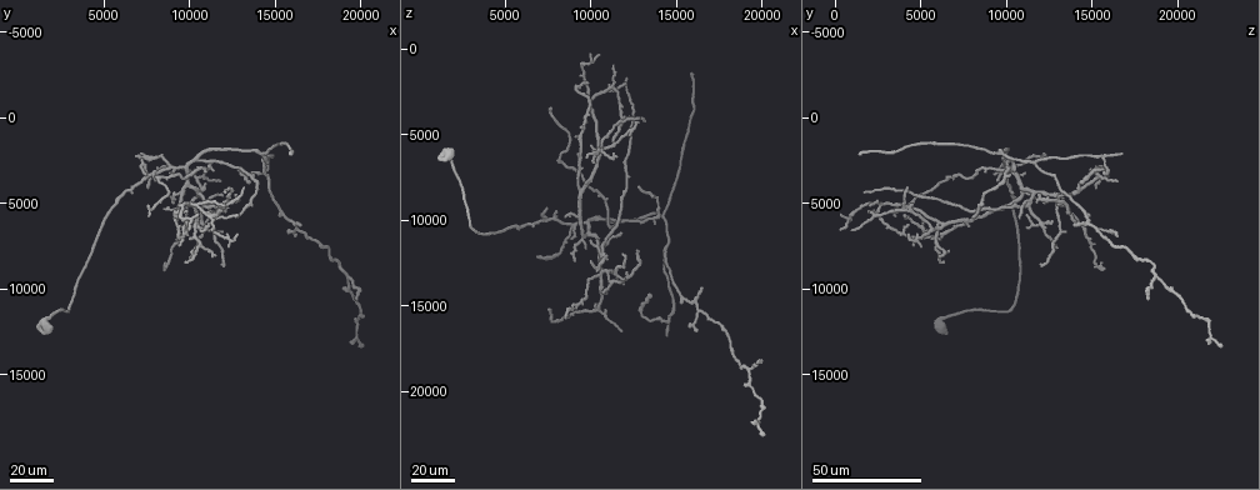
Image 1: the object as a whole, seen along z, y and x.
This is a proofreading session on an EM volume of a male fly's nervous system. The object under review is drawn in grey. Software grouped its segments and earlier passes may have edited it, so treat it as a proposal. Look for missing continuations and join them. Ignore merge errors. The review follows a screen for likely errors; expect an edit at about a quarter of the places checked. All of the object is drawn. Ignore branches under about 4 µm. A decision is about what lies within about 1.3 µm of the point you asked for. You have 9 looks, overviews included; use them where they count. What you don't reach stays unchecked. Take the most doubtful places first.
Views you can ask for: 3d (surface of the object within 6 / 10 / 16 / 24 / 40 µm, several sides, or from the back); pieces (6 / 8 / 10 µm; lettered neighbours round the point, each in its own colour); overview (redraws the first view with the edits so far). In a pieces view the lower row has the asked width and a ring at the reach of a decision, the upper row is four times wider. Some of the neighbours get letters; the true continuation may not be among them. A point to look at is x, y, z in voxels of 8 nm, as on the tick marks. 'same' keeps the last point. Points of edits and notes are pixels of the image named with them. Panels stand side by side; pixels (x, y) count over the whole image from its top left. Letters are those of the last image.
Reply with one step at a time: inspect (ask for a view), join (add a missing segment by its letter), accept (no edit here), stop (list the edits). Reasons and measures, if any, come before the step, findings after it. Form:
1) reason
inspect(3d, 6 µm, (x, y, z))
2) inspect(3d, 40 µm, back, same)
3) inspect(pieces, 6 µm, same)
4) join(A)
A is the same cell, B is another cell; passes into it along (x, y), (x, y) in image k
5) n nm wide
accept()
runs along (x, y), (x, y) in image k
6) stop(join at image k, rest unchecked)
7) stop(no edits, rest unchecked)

end of a long branch
inspect(3d, 24 µm, (15800, 2200, 1400))

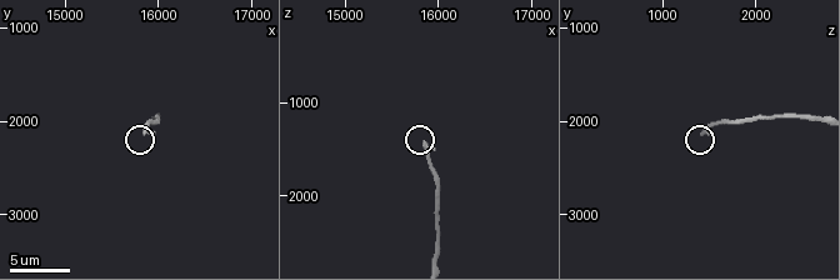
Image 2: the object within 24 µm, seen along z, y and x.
inspect(pieces, 6 µm, (15850, 2100, 1400))

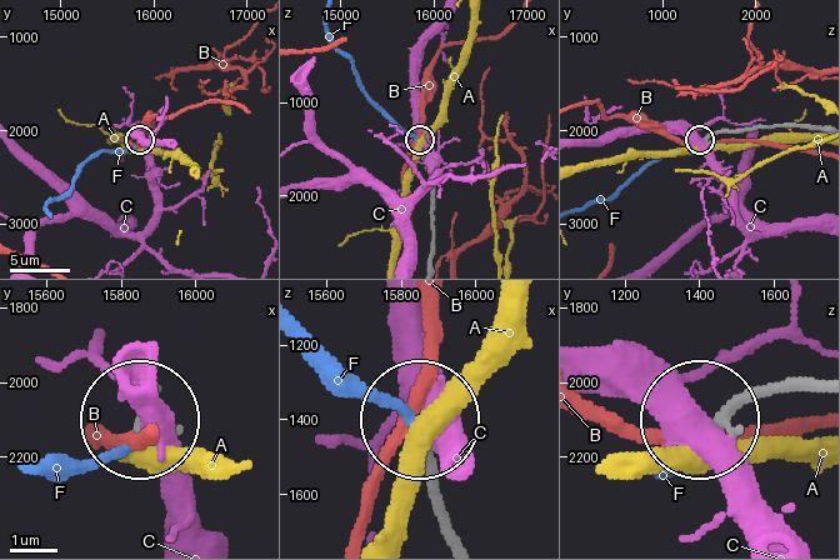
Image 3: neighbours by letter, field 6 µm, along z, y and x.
join(F)
F is the same cell, A, B and C are other cells; the neuron continues

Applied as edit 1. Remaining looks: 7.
tapers out
inspect(3d, 40 µm, (12800, 5600, 8000))

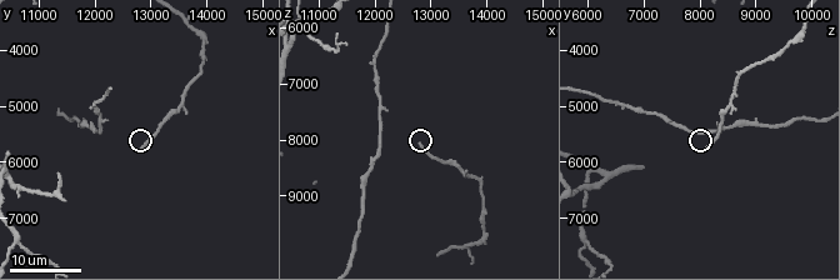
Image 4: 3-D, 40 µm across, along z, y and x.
zoom in
inspect(3d, 10 µm, (12800, 5800, 8100))

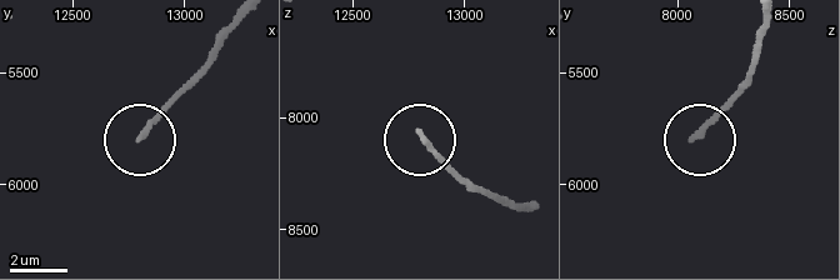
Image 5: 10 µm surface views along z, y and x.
inspect(pieces, 6 µm, (12800, 5780, 8070))

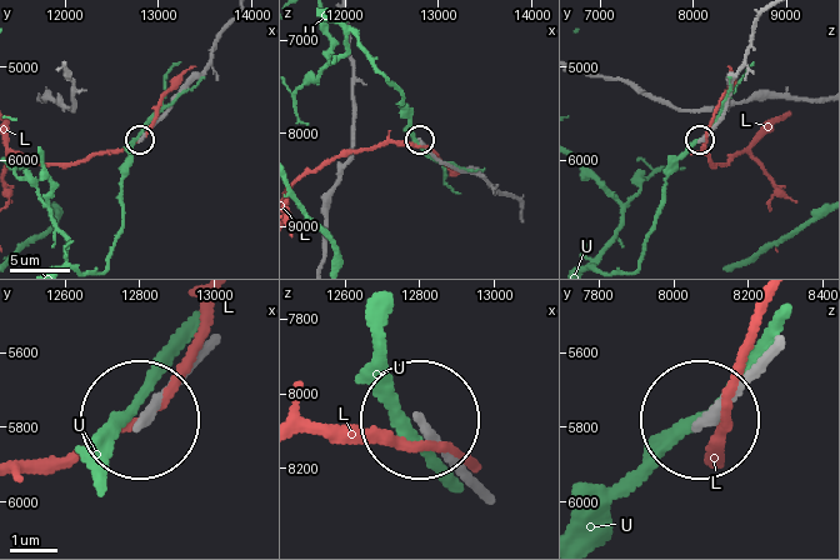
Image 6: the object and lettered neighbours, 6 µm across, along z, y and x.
180 nm wide
accept()
L and U are other cells; runs along (231, 23), (206, 66), (141, 138) in image 6; none of them fits

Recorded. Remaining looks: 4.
thin end
inspect(3d, 24 µm, (8600, 5400, 10000))

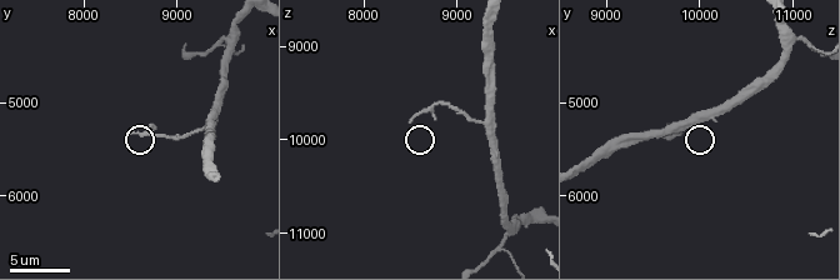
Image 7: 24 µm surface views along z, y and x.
what lies round it
inspect(pieces, 6 µm, (8550, 5300, 9800))

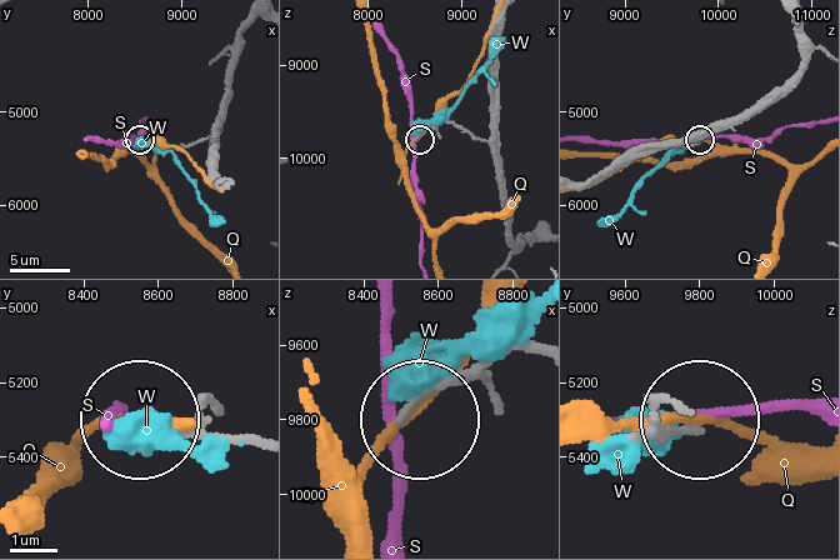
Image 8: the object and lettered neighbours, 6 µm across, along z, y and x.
accept()
Q, S and W are other cells; runs along (641, 440), (696, 428) in image 8; none of them fits

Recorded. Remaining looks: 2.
free end
inspect(3d, 24 µm, (19000, 9800, 19600))

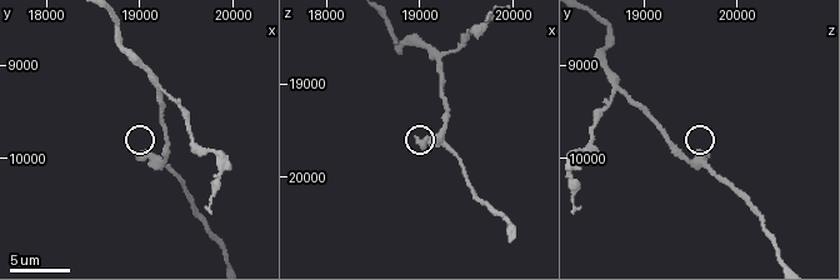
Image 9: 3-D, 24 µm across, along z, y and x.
inspect(pieces, 6 µm, (18950, 9950, 19550))

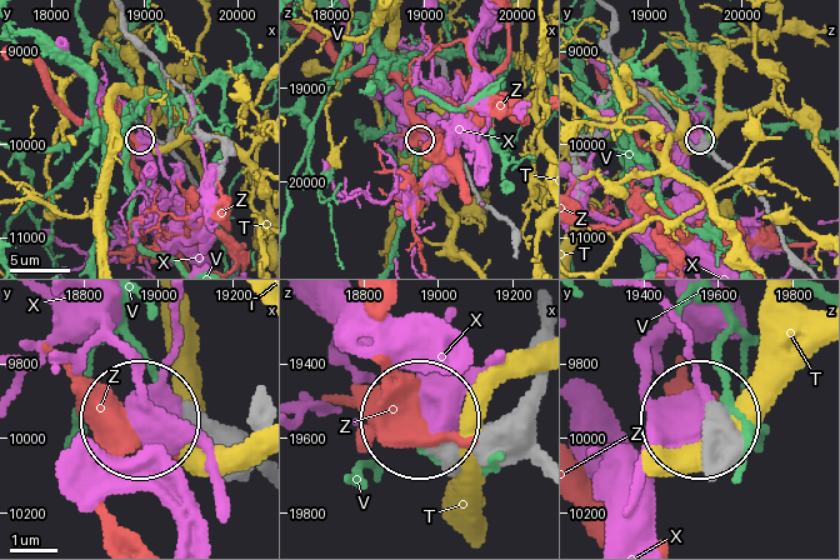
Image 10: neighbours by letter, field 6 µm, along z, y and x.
accept()
T, V, X and Z are other cells; runs along (538, 376), (494, 420), (445, 436), (425, 429) in image 10; no lettered segment goes on from it

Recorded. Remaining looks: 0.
stop(join at image 3, rest unchecked)

